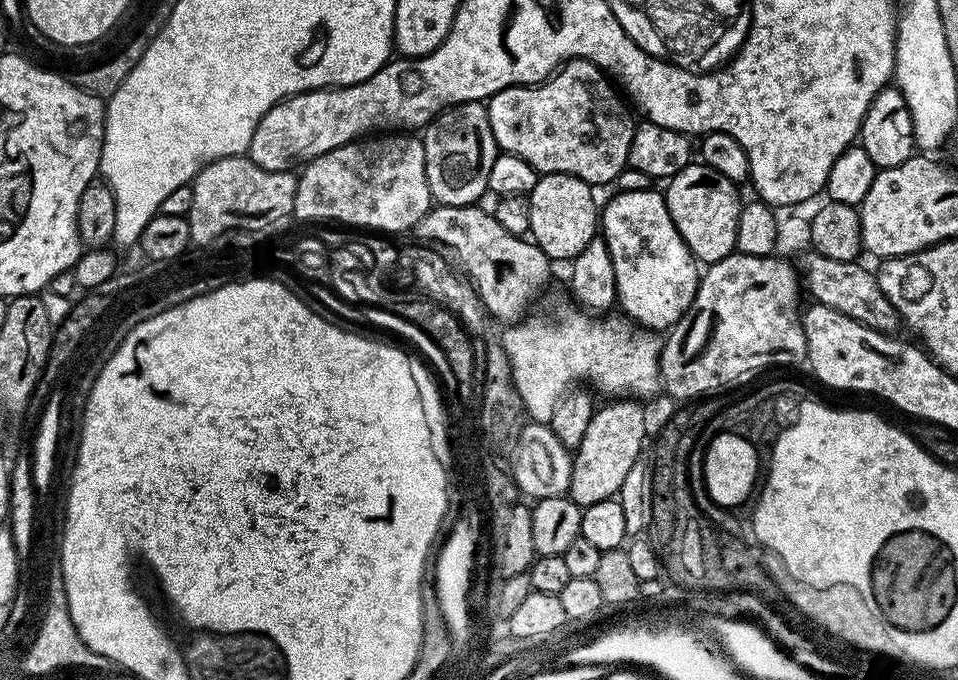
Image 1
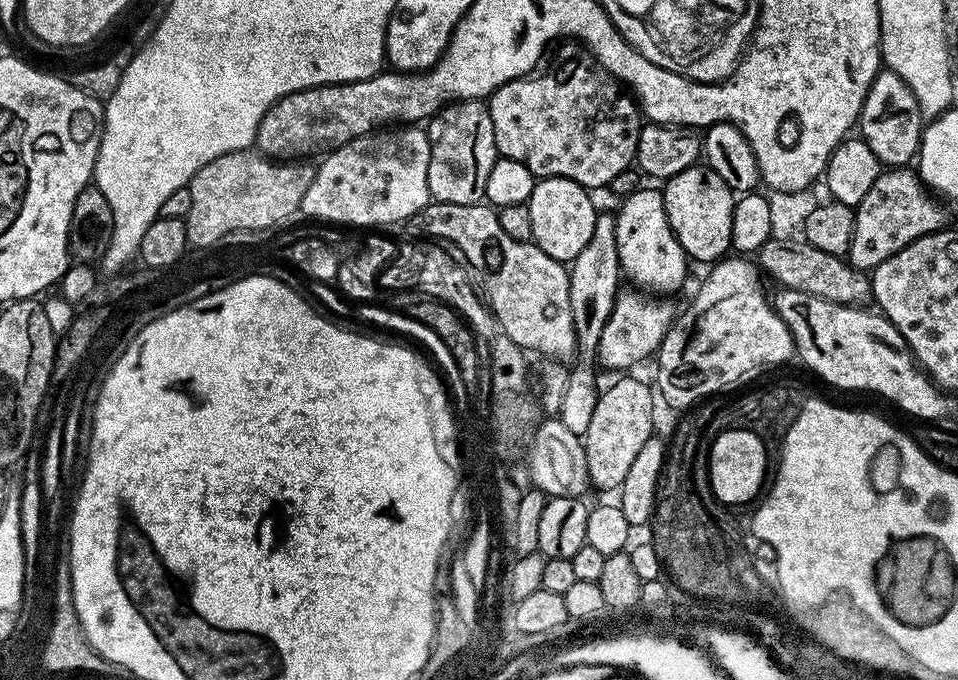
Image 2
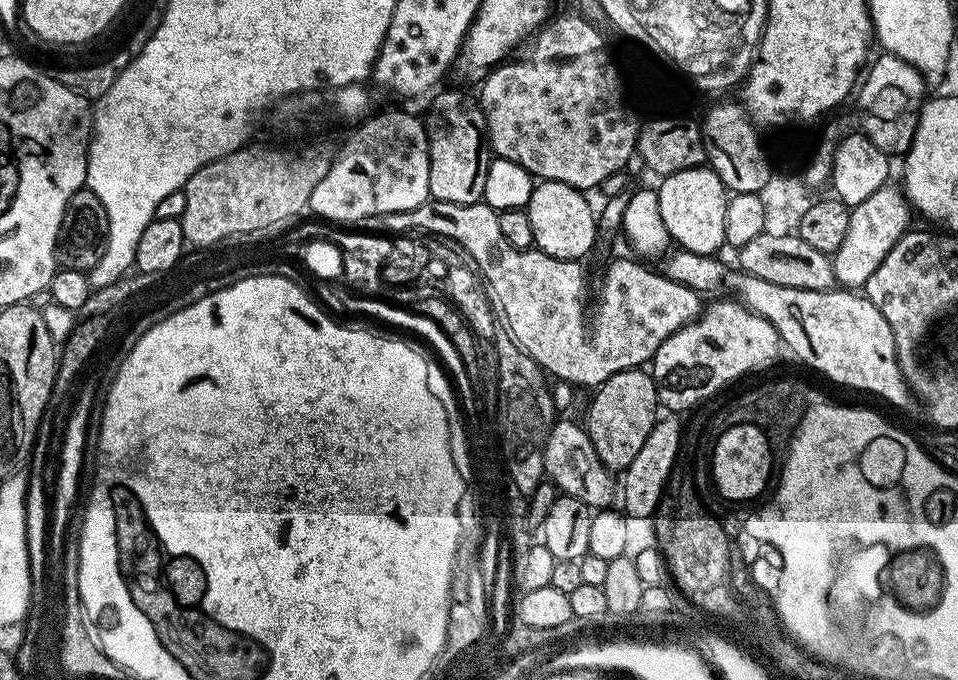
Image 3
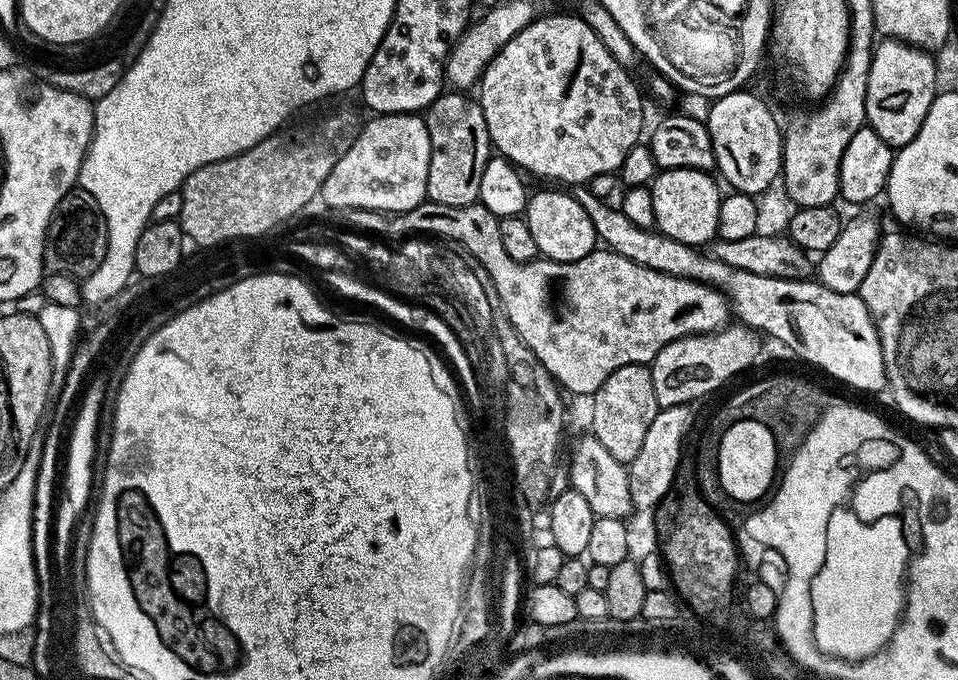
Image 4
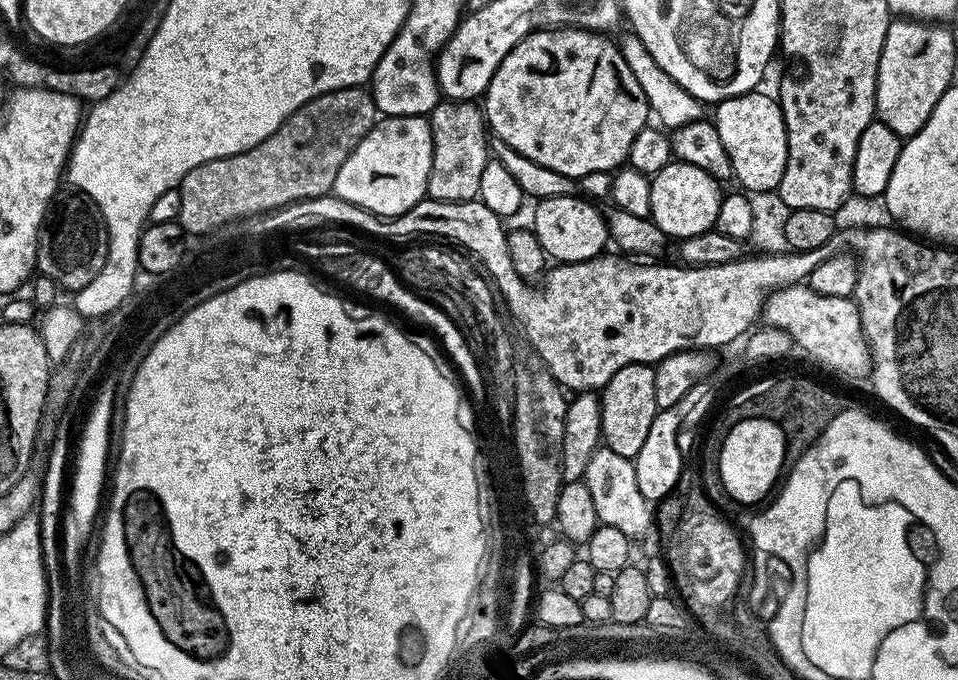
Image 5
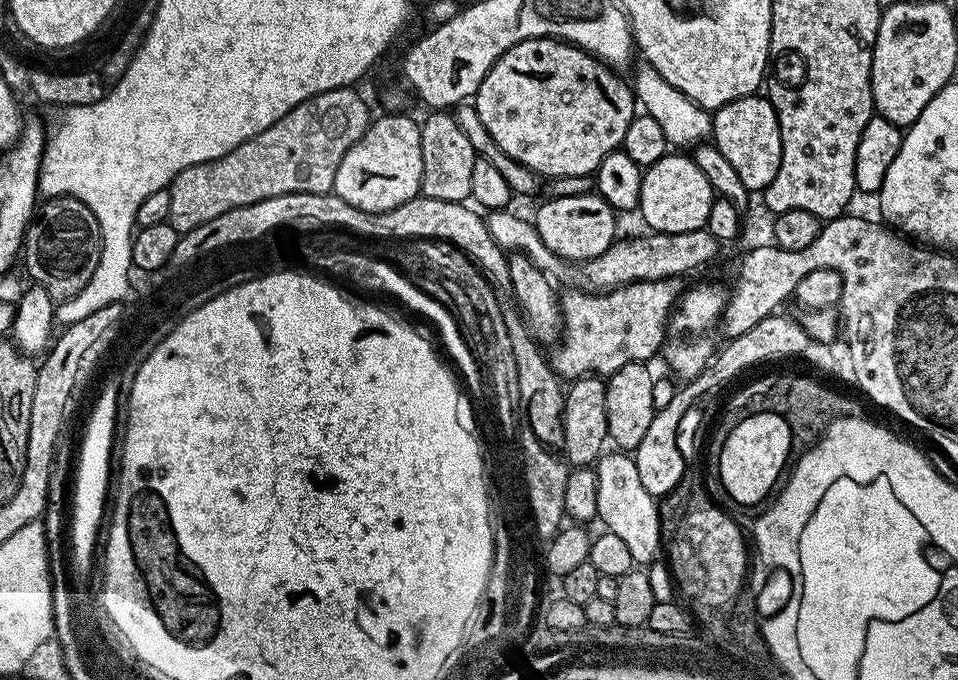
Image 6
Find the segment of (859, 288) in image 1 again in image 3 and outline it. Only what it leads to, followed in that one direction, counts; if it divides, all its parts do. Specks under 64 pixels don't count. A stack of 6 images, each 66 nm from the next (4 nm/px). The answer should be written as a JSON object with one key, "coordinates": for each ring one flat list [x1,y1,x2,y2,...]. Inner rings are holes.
{"coordinates":[[758,234,758,238,746,242,738,249,740,256,739,271,763,281,786,287,798,287,799,290,826,291,837,283,831,255,822,250,814,250,797,234,786,238,774,238,774,234]]}

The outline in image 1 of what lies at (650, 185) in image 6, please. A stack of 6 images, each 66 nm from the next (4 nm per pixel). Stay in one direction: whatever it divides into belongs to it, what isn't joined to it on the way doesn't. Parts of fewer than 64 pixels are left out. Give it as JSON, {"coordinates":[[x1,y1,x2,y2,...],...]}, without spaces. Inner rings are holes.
{"coordinates":[[693,162,667,181,668,188,663,189,664,201,678,226,678,234,686,242,701,265,707,266,736,251,738,234,738,214,742,207,741,189,730,178,718,174,710,165]]}

